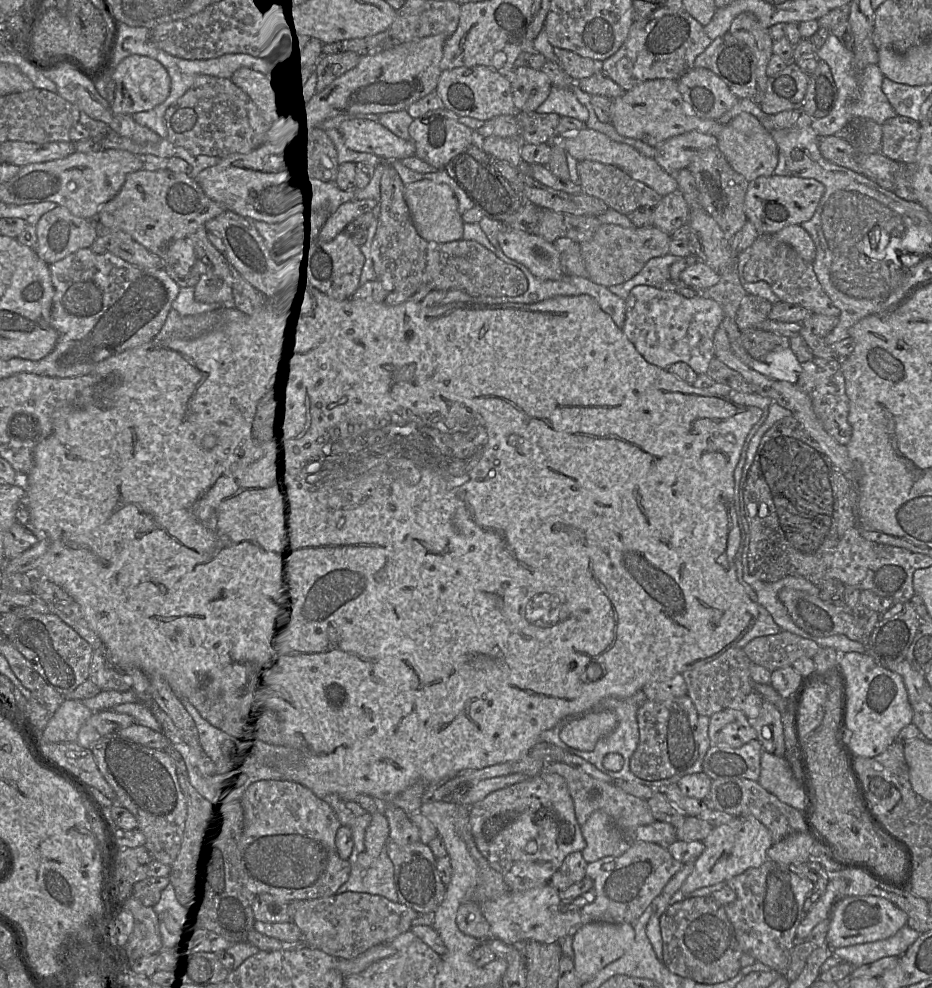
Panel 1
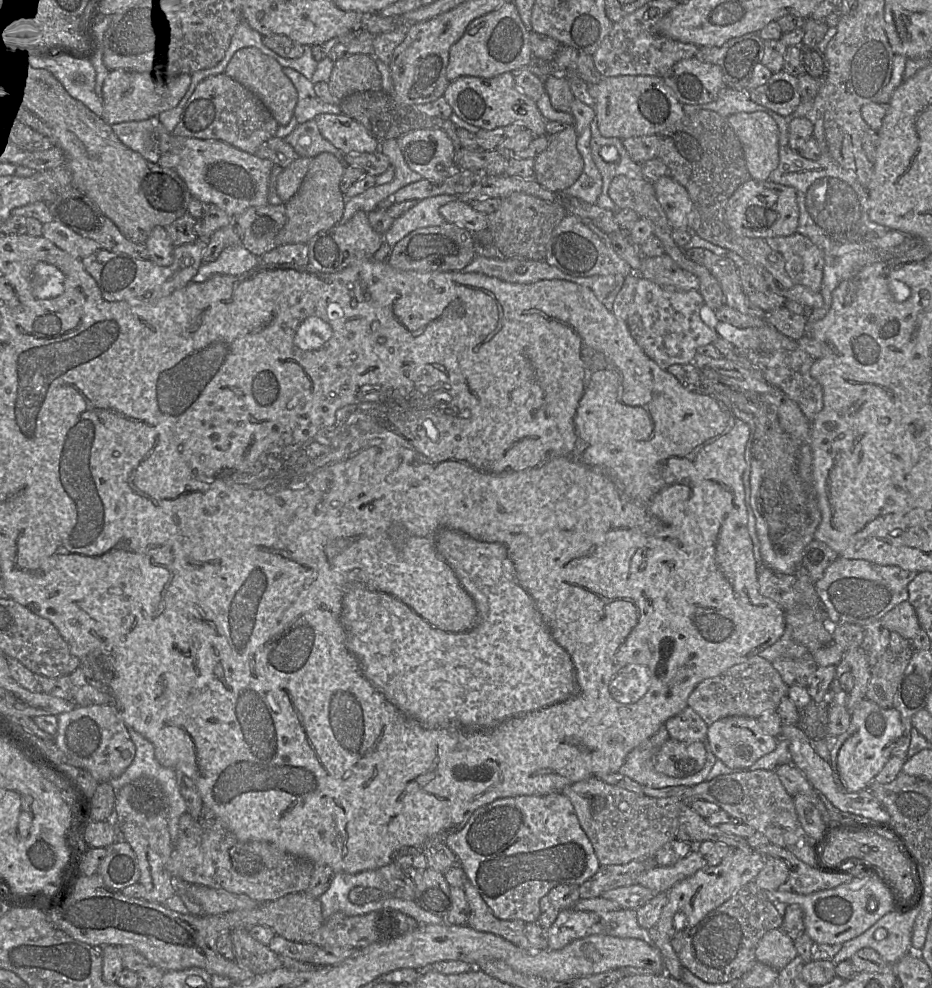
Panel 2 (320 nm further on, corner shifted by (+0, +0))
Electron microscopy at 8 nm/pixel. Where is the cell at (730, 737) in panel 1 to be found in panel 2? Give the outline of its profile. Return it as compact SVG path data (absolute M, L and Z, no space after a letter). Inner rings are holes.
M727 716L708 726L707 741L717 760L729 768L751 766L777 746L777 738L762 730L757 719L747 716Z

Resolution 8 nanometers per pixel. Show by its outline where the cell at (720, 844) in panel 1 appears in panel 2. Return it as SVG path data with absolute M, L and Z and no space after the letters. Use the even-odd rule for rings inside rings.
M756 831L747 838L747 843L750 847L731 849L720 864L702 868L692 876L676 883L667 892L668 901L663 907L656 924L657 930L671 940L679 934L678 930L690 930L709 912L729 900L741 887L754 881L764 866L764 856L754 850L754 848L770 842L765 835Z

